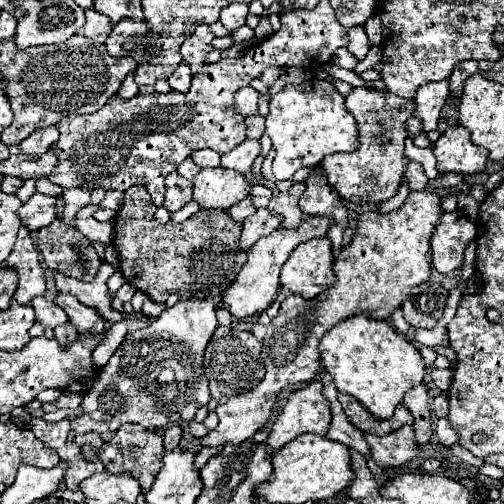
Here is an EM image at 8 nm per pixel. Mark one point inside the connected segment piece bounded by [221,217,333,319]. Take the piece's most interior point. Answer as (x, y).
(256, 285)

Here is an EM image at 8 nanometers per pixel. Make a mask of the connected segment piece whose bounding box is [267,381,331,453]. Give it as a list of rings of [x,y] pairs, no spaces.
[[[313,381],[311,385],[295,391],[287,405],[283,407],[283,413],[273,423],[267,445],[271,451],[283,449],[291,439],[295,439],[301,433],[317,433],[325,435],[331,423],[329,403],[321,395],[321,381]]]

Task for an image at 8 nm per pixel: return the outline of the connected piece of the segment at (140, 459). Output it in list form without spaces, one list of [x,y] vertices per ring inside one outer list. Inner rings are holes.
[[[123,425],[119,431],[115,431],[115,437],[101,447],[101,459],[105,463],[105,469],[111,473],[123,473],[129,471],[139,483],[141,489],[147,491],[161,467],[163,457],[163,437],[151,429],[139,427],[139,425]]]

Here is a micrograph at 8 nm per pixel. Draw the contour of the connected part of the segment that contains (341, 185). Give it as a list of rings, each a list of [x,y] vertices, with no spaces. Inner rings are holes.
[[[355,87],[347,97],[345,105],[357,121],[359,129],[359,147],[353,153],[327,155],[321,167],[329,185],[347,201],[353,203],[377,203],[391,199],[405,171],[405,155],[403,143],[407,139],[407,119],[413,115],[415,103],[413,99],[399,99],[399,95],[391,95],[391,91],[383,89],[367,89]]]

